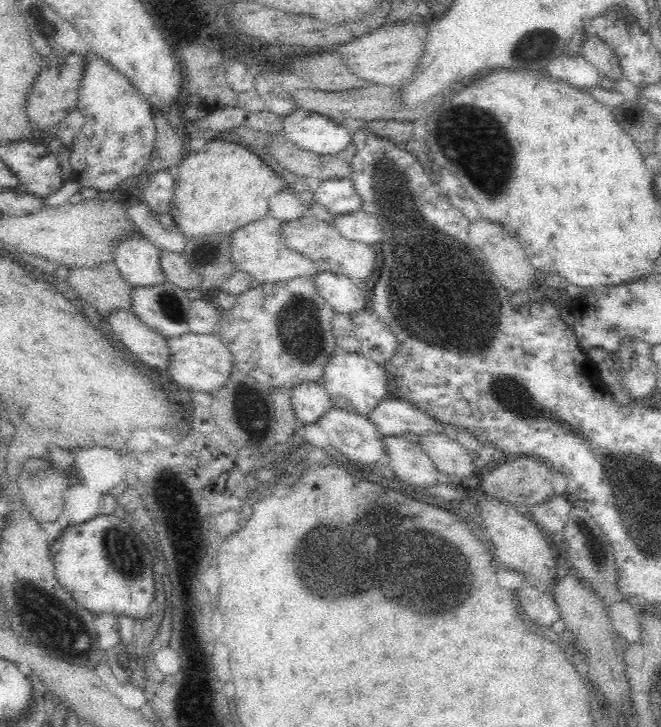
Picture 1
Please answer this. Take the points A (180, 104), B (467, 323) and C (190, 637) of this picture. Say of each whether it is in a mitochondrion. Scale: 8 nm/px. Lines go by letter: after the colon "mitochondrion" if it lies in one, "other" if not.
A: other
B: mitochondrion
C: other

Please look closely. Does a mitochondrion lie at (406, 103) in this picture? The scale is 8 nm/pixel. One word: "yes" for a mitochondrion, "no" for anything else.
no

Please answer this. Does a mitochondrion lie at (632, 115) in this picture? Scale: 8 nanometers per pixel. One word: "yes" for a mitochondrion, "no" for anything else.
no

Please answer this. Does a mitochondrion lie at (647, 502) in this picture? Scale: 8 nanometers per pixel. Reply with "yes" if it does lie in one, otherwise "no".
yes

